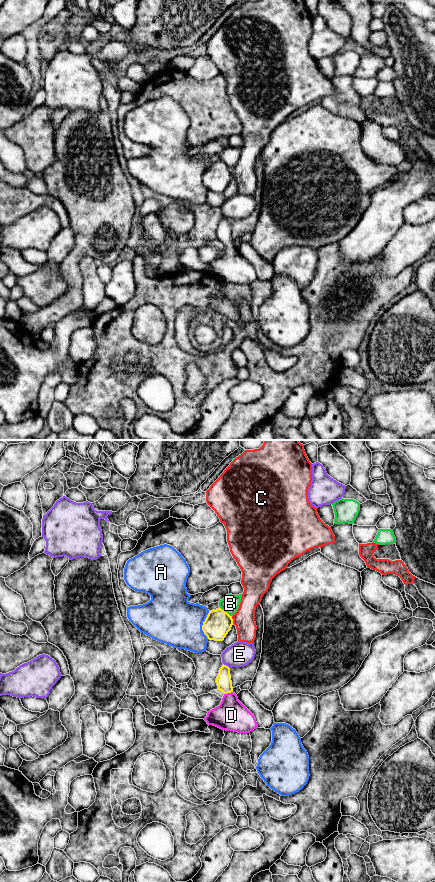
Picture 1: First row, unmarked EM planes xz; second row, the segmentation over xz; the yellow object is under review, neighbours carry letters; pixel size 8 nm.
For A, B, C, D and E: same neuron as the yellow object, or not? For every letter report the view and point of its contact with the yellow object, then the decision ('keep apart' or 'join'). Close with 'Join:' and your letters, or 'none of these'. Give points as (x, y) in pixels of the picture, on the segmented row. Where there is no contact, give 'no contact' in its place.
A: meets yellow in xz at (202, 625); keep apart
B: meets yellow in xz at (226, 612); keep apart
C: meets yellow in xz at (232, 620); keep apart
D: meets yellow in xz at (228, 692); join
E: meets yellow in xz at (225, 665); keep apart
Join: D

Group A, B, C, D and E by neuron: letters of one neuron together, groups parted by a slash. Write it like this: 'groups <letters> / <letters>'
groups A / B / C / D / E

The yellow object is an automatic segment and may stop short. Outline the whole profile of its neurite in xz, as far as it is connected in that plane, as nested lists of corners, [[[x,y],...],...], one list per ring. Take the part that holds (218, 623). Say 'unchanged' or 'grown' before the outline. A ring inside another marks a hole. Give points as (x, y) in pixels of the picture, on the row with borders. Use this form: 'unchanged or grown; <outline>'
unchanged; [[[218,608],[209,611],[202,630],[209,640],[223,641],[233,625],[232,616]]]

